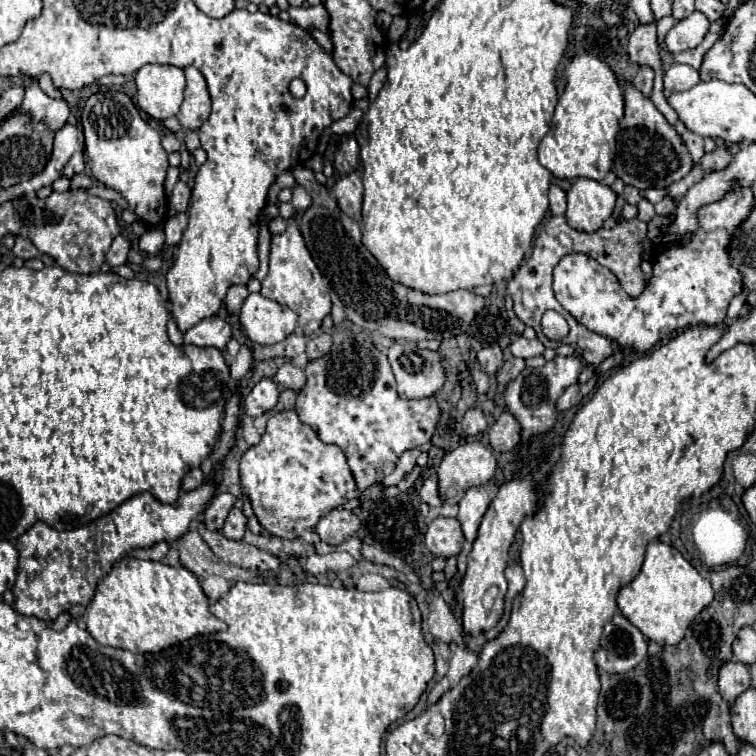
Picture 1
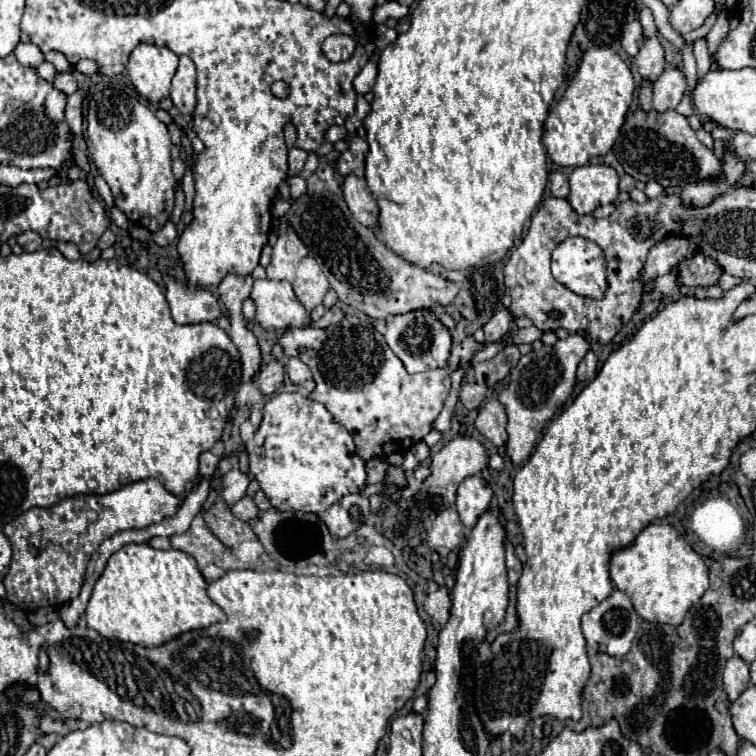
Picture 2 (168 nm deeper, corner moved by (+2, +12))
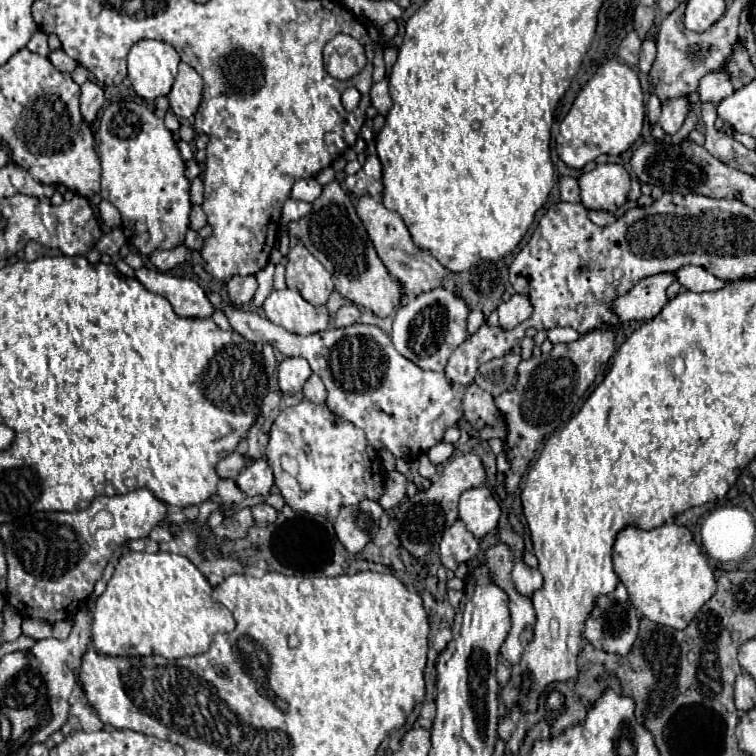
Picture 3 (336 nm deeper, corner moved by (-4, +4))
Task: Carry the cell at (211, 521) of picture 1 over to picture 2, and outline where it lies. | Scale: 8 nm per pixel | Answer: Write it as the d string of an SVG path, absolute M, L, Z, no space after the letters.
M231 468L223 476L223 498L225 498L225 502L235 504L239 498L243 498L249 482L251 482L249 472L241 472L239 468Z

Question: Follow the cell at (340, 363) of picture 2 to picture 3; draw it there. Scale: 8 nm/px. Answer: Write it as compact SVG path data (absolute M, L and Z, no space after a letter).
M209 294L209 300L215 308L227 314L233 330L249 342L271 344L287 358L305 358L327 388L327 408L365 430L367 440L375 450L387 448L397 458L409 456L409 460L415 460L431 446L439 444L445 430L457 424L463 416L461 398L465 386L449 380L441 372L427 372L415 366L393 348L391 338L377 326L359 322L347 328L299 336L261 318L257 312L223 306L217 294Z

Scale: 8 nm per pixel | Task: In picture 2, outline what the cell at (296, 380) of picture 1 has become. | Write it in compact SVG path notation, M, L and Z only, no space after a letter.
M289 358L287 364L285 364L285 370L287 370L287 376L295 384L299 384L299 386L303 386L307 390L307 394L313 392L315 380L313 380L313 374L311 374L311 370L309 370L309 366L305 362L301 362L297 358Z

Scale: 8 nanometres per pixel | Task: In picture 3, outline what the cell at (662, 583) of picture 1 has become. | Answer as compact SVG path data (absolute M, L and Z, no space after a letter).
M675 524L647 532L633 526L621 530L613 546L613 568L627 588L631 604L645 618L675 630L687 628L717 588L709 562L693 542L691 532Z

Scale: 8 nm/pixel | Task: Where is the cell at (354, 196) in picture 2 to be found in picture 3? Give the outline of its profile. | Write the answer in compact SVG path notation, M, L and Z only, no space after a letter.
M369 194L361 196L359 202L357 202L357 214L369 234L369 238L373 240L375 244L375 250L379 254L379 258L383 260L383 264L387 266L387 270L401 280L401 284L405 286L405 292L407 296L417 296L417 294L423 294L423 292L429 292L429 290L435 290L443 284L443 278L445 278L445 268L429 254L429 252L423 252L419 248L413 246L411 242L411 236L401 220L401 216L397 212L391 212L387 210L379 198L373 198Z

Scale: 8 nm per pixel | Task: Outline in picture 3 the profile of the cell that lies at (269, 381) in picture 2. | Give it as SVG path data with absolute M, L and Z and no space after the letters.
M285 358L279 364L279 372L277 372L281 392L285 392L285 394L301 392L307 376L311 376L311 374L313 372L303 358Z

